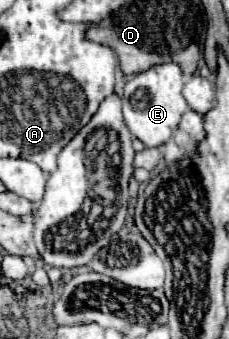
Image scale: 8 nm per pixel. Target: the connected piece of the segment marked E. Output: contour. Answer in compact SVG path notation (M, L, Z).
M174 62L148 68L146 72L140 72L126 82L122 96L124 122L130 128L130 132L138 140L142 140L148 148L158 148L166 144L174 128L180 124L182 114L188 110L188 104L182 96L182 84L184 84L184 74Z

